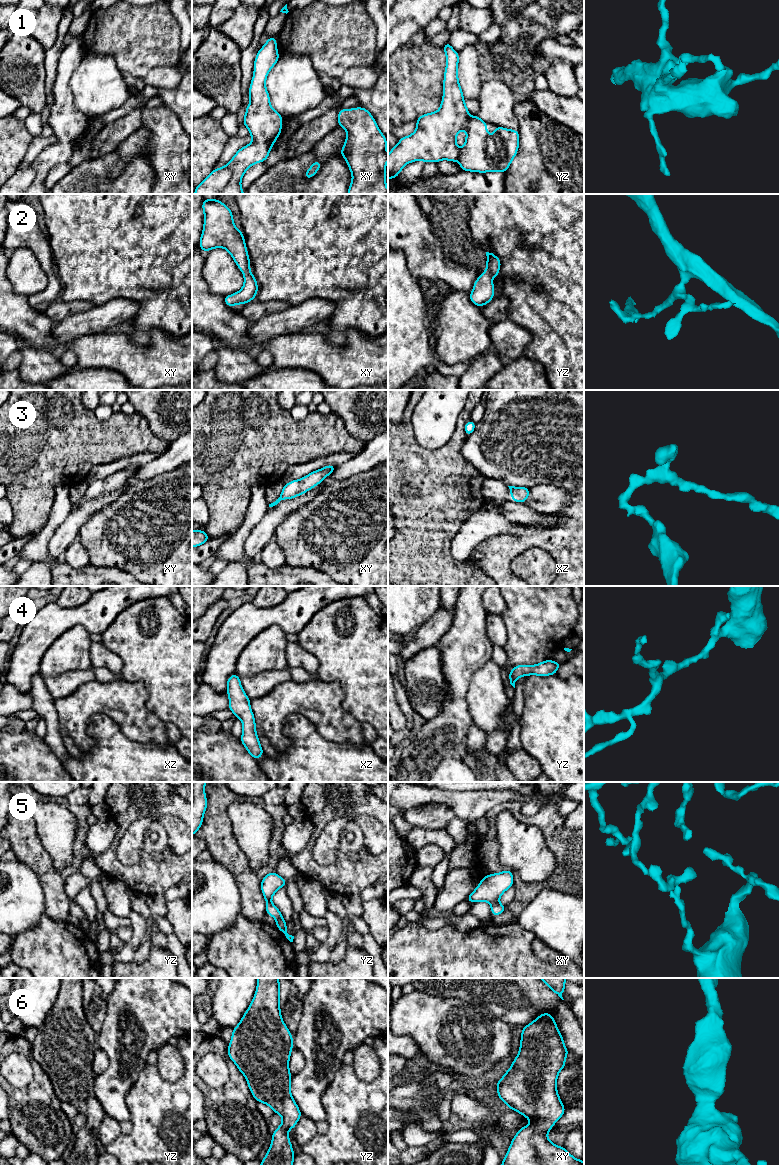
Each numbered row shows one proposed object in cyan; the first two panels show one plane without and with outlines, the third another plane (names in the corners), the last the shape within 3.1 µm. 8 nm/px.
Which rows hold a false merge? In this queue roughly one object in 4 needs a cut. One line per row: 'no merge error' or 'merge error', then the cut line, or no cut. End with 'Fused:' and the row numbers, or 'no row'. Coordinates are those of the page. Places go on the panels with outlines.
1: no merge error | no cut
2: no merge error | no cut
3: no merge error | no cut
4: no merge error | no cut
5: no merge error | no cut
6: no merge error | no cut
Fused: no row

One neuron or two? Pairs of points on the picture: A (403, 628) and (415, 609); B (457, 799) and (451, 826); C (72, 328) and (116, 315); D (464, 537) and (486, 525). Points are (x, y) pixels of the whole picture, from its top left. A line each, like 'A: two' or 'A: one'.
A: one
B: two
C: one
D: one

